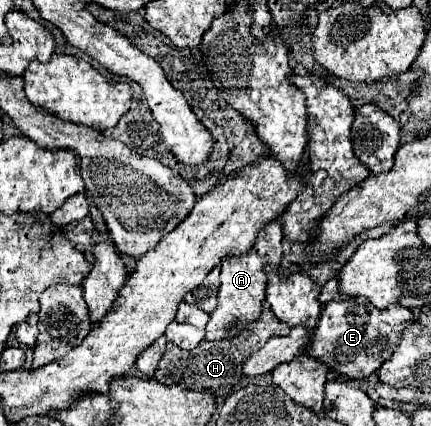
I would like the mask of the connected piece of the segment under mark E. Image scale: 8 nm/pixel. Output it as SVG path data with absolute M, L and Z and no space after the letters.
M343 298L325 304L319 324L313 332L309 356L319 358L331 370L343 374L343 378L367 378L391 358L397 348L403 330L413 320L413 312L403 306L389 306L379 310L367 302L367 298Z

